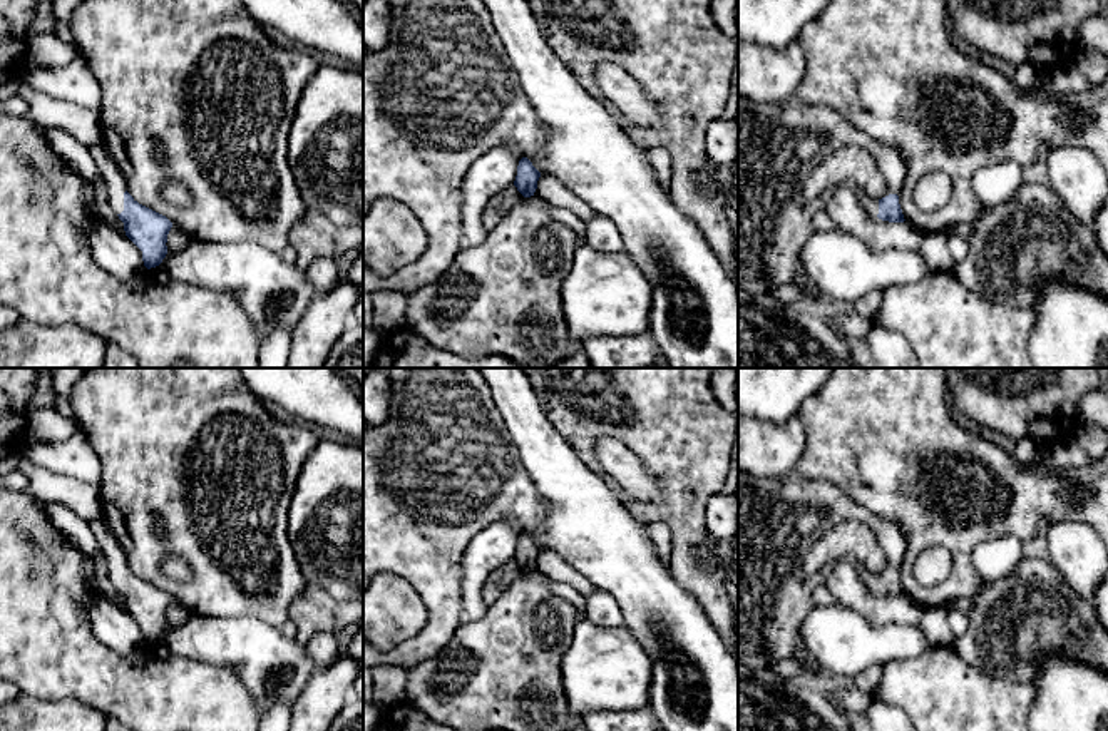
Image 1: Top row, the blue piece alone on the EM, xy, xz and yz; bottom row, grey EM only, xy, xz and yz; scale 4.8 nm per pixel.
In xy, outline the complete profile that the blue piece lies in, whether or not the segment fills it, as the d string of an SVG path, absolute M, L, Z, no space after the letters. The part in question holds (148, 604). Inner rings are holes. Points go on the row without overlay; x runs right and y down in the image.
M104 515L90 520L89 527L104 555L109 580L124 597L126 611L142 626L144 641L159 641L167 629L166 617L172 597L127 567L126 554Z

